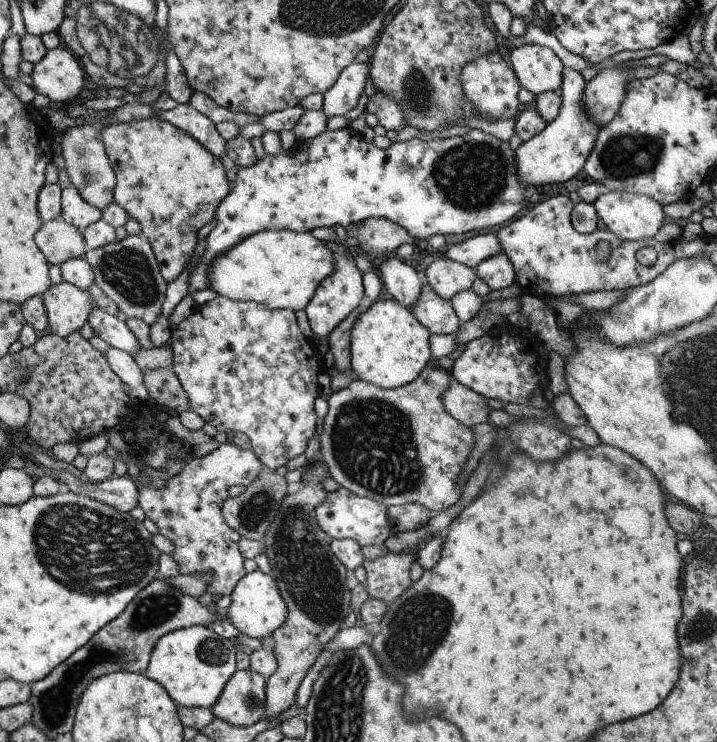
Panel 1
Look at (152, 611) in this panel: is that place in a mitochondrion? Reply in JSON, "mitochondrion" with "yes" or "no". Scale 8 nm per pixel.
{"mitochondrion":"yes"}

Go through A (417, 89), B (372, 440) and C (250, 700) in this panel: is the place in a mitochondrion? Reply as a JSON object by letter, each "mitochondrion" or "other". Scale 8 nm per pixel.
{"A":"mitochondrion","B":"mitochondrion","C":"mitochondrion"}

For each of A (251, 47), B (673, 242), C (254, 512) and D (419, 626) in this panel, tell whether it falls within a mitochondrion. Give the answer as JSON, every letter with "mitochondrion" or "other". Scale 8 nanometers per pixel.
{"A":"other","B":"other","C":"mitochondrion","D":"mitochondrion"}

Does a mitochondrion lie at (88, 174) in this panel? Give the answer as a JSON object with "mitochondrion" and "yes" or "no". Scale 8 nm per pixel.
{"mitochondrion":"yes"}

